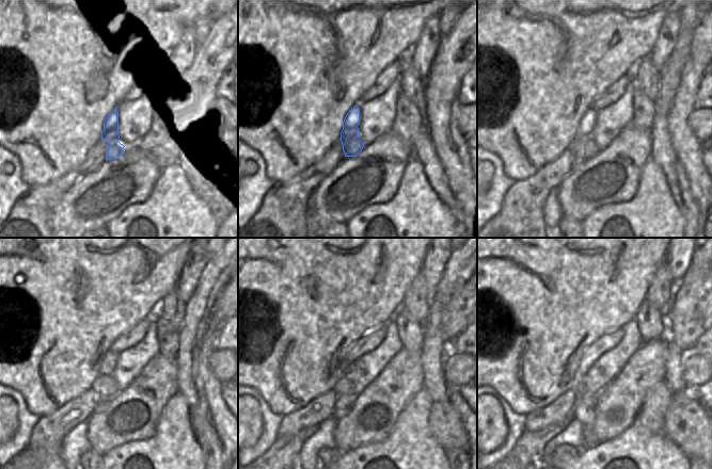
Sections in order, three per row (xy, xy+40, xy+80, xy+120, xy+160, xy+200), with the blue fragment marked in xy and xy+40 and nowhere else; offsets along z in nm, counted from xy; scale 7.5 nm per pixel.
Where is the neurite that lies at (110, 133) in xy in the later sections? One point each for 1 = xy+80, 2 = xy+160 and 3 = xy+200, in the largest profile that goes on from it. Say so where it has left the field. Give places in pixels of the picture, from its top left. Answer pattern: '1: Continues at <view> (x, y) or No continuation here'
1: Continues at xy+80 (584, 147)
2: Continues at xy+160 (343, 388)
3: Continues at xy+200 (584, 409)

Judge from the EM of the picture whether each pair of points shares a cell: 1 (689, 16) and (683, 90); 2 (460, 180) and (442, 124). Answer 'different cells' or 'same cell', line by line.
1: different cells
2: same cell

